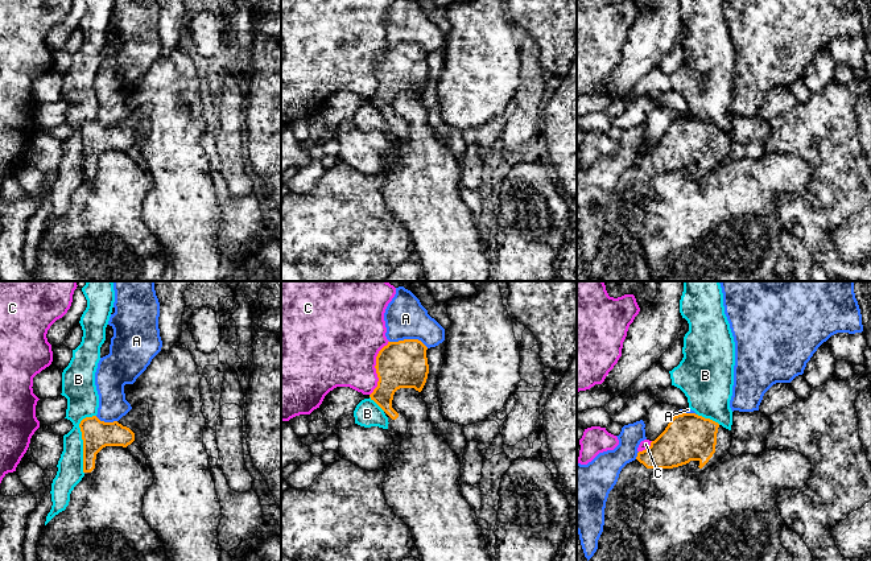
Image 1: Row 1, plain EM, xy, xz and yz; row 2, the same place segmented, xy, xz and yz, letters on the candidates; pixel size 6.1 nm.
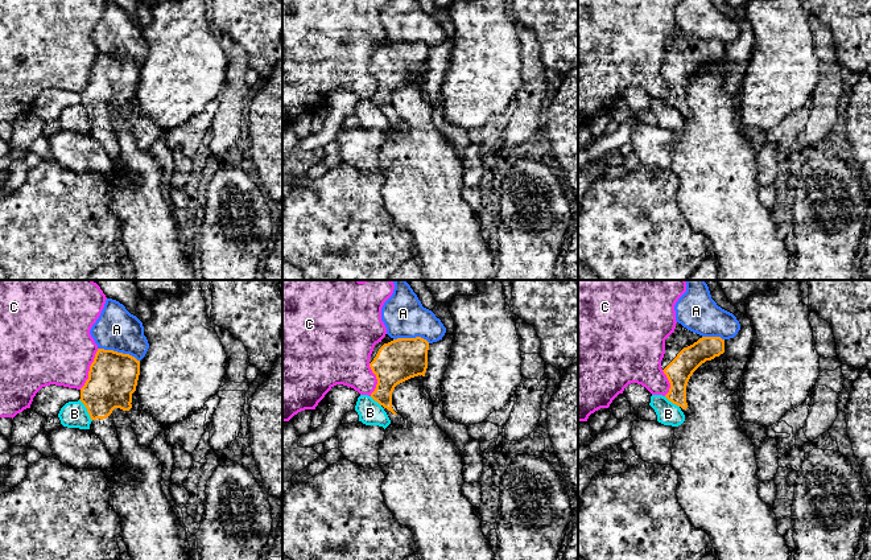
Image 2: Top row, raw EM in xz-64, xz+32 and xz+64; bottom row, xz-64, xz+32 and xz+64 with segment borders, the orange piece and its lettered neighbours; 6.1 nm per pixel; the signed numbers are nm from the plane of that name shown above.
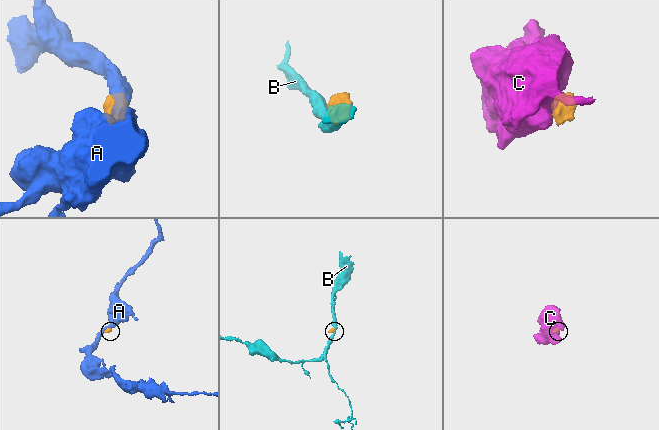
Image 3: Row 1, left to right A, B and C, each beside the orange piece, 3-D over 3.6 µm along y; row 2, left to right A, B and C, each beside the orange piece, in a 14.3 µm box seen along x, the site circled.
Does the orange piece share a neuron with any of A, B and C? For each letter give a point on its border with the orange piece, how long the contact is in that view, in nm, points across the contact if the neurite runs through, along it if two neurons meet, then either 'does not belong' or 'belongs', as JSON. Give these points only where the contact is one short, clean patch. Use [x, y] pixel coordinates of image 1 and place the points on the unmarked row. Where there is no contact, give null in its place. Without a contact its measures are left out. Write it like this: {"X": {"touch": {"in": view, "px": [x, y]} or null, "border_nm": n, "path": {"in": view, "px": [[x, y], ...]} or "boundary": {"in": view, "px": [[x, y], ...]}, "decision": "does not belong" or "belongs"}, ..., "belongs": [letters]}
{"A": {"touch": {"in": "xz", "px": [409, 44]}, "border_nm": 240, "decision": "does not belong"}, "B": {"touch": {"in": "xy", "px": [82, 143]}, "border_nm": 360, "boundary": {"in": "xy", "px": [[95, 119], [86, 120], [79, 128], [83, 177]]}, "decision": "does not belong"}, "C": {"touch": {"in": "xz", "px": [375, 71]}, "border_nm": 360, "boundary": {"in": "xz", "px": [[388, 45], [376, 61], [375, 77], [378, 90], [370, 99]]}, "decision": "does not belong"}, "belongs": []}

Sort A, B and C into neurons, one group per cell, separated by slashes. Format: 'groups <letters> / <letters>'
groups A / B / C

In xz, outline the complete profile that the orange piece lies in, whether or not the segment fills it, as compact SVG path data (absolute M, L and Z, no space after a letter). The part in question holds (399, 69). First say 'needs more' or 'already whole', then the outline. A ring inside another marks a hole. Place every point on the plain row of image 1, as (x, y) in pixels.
needs more | M418 44L388 46L376 61L377 91L370 99L388 121L388 136L404 141L408 125L392 108L400 92L414 92L421 96L429 78L428 51Z

